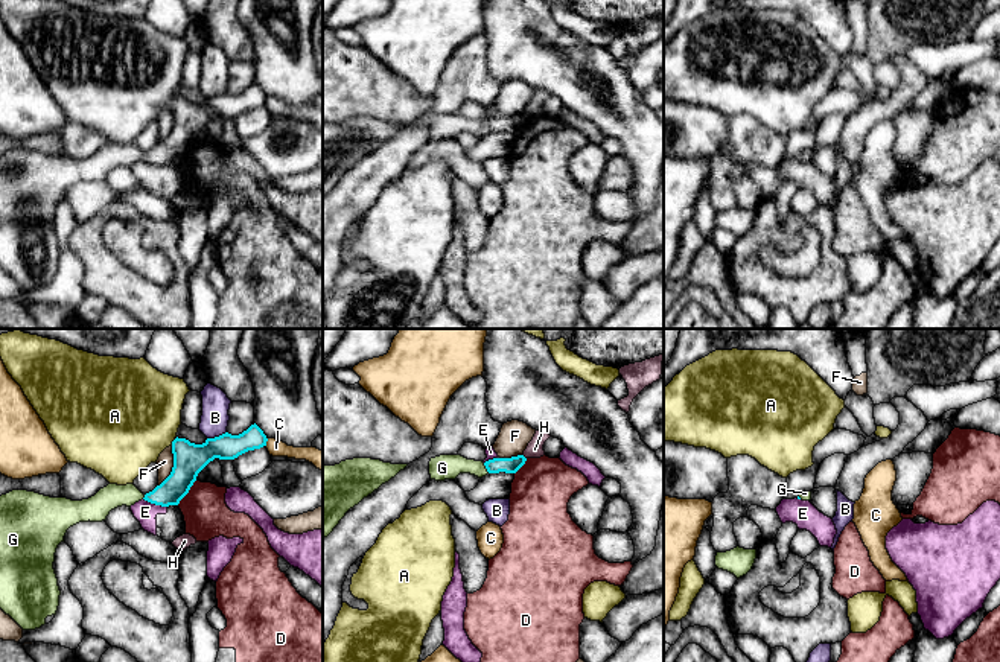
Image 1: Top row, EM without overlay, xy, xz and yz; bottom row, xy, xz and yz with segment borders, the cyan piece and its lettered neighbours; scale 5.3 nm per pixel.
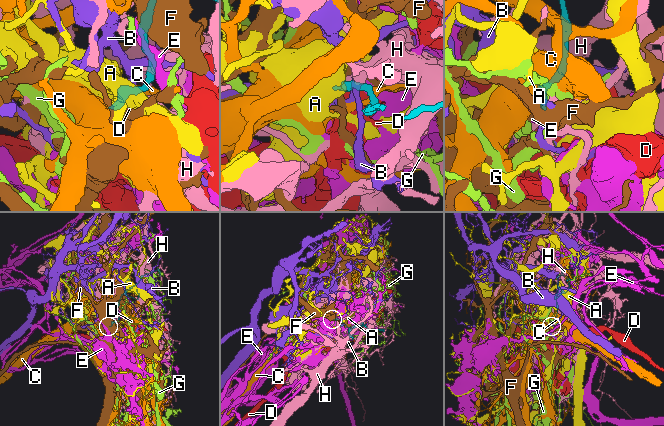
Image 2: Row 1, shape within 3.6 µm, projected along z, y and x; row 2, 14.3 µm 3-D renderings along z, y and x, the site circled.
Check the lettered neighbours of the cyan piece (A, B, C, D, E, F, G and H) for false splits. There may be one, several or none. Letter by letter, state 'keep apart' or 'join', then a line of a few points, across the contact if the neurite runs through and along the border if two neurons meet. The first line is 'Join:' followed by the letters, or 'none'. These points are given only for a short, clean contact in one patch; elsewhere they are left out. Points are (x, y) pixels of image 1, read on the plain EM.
Join: G
A: keep apart; line xy (175, 98), (171, 104)
B: keep apart; line xy (226, 90), (207, 98)
C: keep apart; line xy (268, 98), (265, 104)
D: keep apart; line xy (197, 139), (177, 163)
E: keep apart; line xy (143, 157), (166, 166)
F: keep apart; line xy (172, 105), (172, 130), (159, 145)
G: join; line xz (512, 124), (486, 127), (442, 127)
H: keep apart

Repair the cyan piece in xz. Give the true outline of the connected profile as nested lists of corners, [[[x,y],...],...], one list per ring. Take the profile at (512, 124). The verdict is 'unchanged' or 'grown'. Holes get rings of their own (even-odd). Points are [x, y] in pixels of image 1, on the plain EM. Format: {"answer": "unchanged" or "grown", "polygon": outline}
{"answer": "grown", "polygon": [[[440,114],[431,117],[429,120],[429,134],[431,138],[444,140],[455,138],[460,132],[470,132],[478,137],[486,135],[487,132],[516,132],[527,117],[524,114],[511,117],[493,117],[486,122],[467,119],[461,114]]]}

